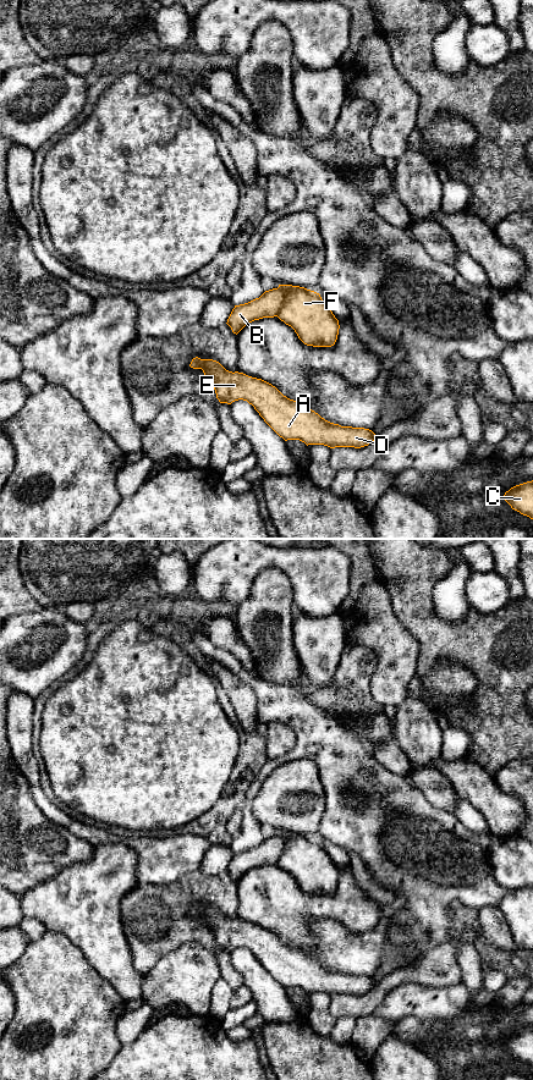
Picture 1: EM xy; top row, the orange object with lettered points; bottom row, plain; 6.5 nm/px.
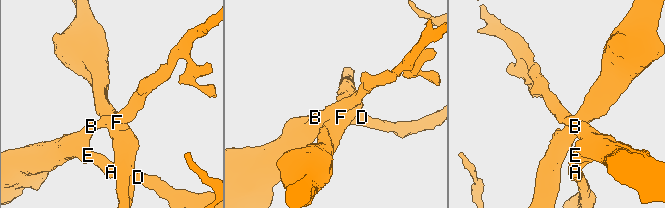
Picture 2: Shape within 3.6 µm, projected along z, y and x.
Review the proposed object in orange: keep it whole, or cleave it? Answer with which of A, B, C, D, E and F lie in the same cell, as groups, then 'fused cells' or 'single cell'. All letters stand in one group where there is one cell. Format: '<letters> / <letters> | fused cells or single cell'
A B C D E F | single cell

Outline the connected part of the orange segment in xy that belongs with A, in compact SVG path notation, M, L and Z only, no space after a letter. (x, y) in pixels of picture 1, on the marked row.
M196 357L189 367L203 370L220 403L247 401L285 441L300 440L307 446L324 445L330 448L361 448L377 439L369 429L330 423L303 403L287 398L271 384L243 373L229 371L216 360Z

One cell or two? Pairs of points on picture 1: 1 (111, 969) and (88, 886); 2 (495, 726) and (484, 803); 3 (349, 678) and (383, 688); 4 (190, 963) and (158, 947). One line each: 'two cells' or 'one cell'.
1: one cell
2: two cells
3: two cells
4: two cells

